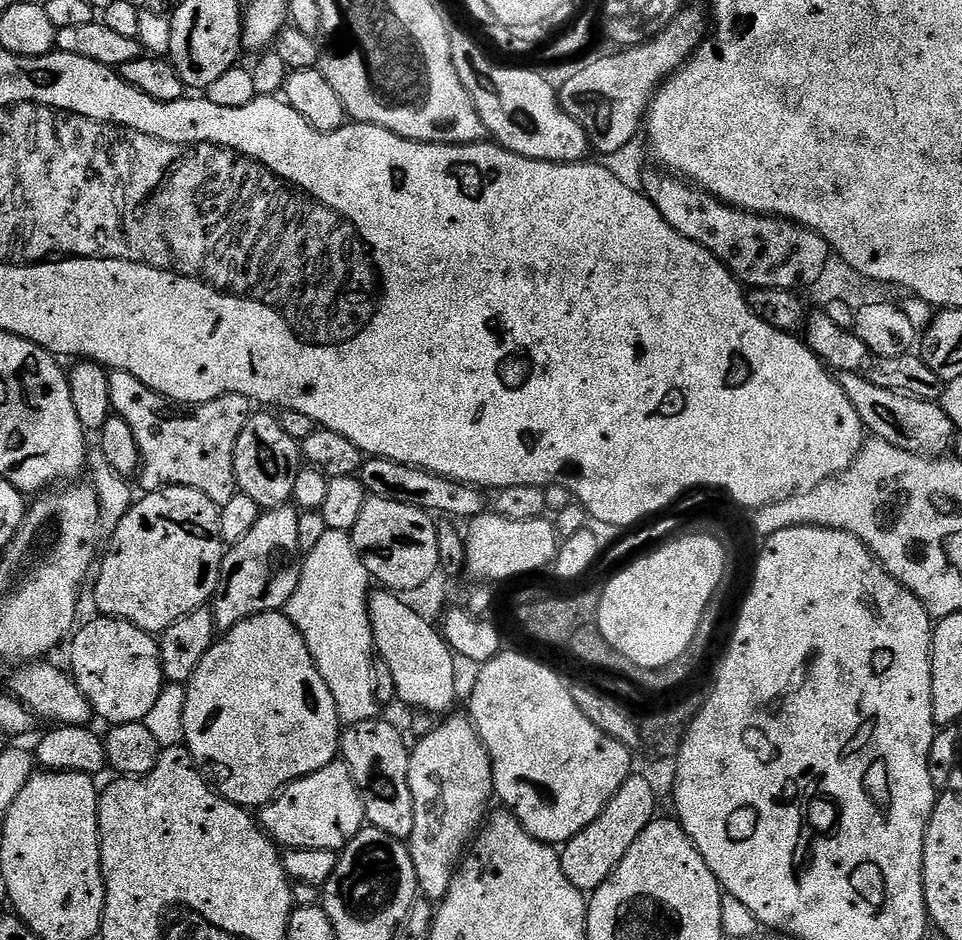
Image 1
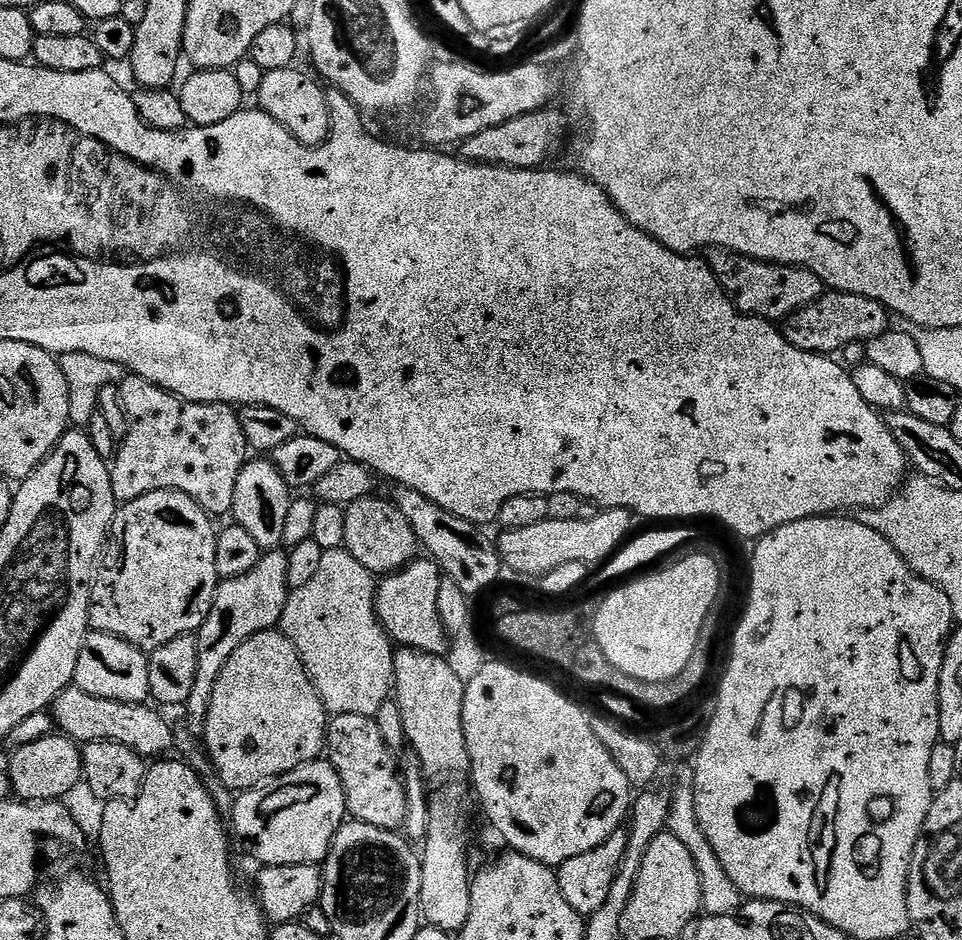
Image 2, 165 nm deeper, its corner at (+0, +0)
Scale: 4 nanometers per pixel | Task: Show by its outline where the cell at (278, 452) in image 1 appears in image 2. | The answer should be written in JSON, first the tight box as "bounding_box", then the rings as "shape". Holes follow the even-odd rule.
{"bounding_box":[230,458,293,550],"shape":[[[252,458],[238,474],[230,516],[235,523],[242,526],[242,530],[247,530],[251,534],[261,550],[276,550],[283,545],[282,534],[286,530],[286,514],[293,499],[293,489],[289,487],[273,461],[268,458]]]}

